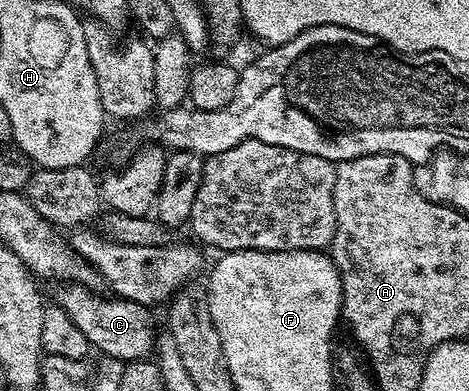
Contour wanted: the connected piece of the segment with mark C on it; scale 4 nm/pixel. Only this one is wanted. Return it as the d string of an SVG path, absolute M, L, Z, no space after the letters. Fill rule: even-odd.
M62 285L59 287L62 288L55 293L53 302L60 309L64 309L64 313L68 313L68 317L72 317L72 321L76 321L80 333L84 333L84 337L88 337L91 348L99 356L107 355L122 359L127 364L134 362L135 359L147 358L155 350L156 331L154 331L154 325L150 321L151 308L147 304L117 297L105 299L102 295L93 295L89 291L91 288L86 285Z

